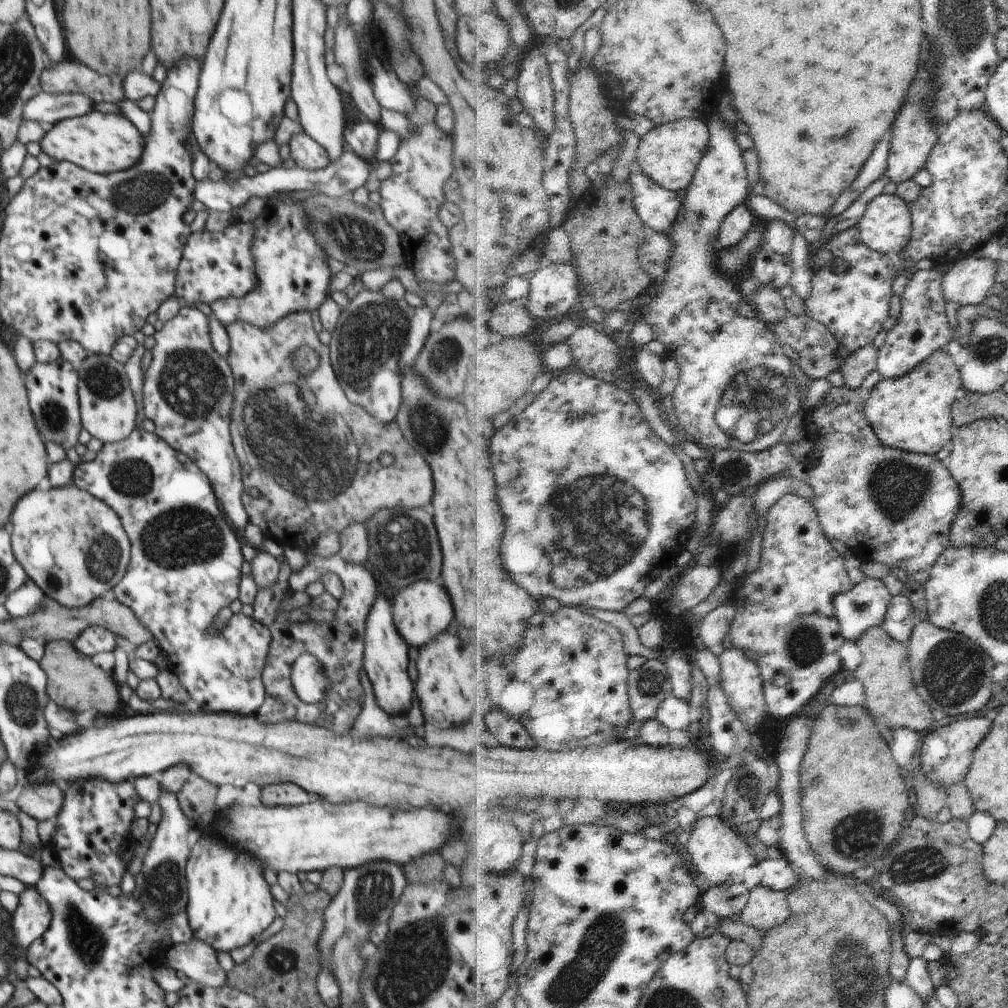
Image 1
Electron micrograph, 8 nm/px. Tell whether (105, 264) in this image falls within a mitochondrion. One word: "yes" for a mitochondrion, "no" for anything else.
no

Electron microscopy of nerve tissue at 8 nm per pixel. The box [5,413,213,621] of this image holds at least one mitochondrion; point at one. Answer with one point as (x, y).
(103, 556)

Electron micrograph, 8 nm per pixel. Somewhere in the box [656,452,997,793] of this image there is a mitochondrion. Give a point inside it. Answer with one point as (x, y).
(952, 671)

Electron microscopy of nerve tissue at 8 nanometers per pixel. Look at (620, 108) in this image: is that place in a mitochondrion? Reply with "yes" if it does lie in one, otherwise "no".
no

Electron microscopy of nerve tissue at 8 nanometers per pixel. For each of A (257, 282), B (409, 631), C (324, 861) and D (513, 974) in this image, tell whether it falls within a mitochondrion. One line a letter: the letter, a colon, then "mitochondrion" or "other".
A: other
B: other
C: other
D: other

